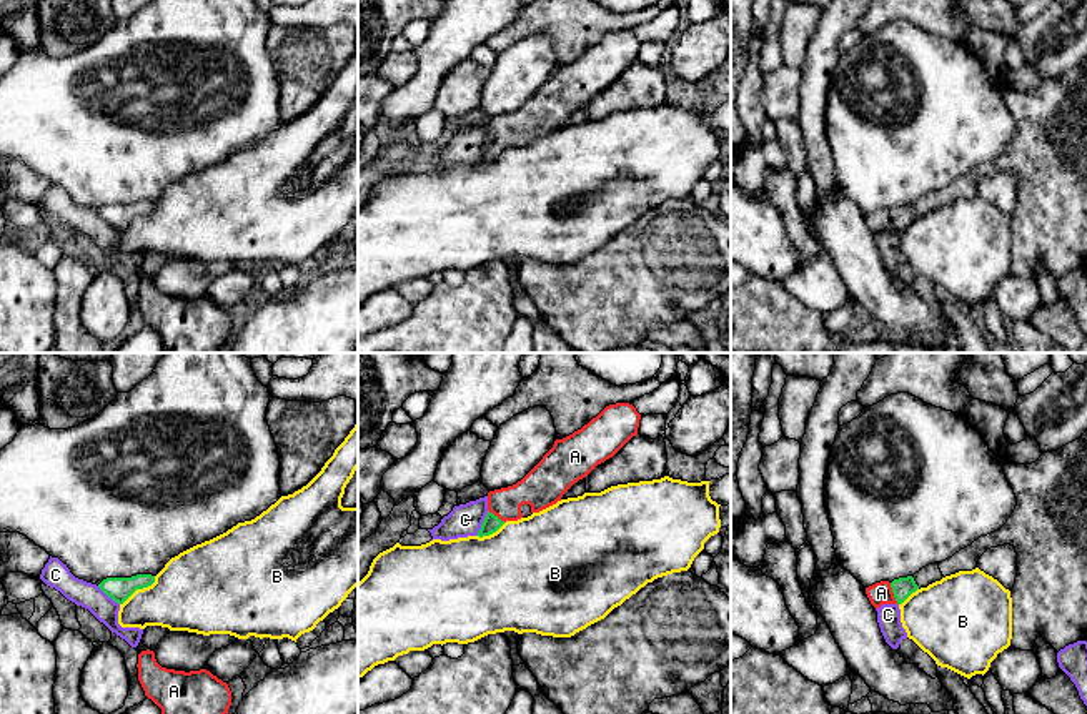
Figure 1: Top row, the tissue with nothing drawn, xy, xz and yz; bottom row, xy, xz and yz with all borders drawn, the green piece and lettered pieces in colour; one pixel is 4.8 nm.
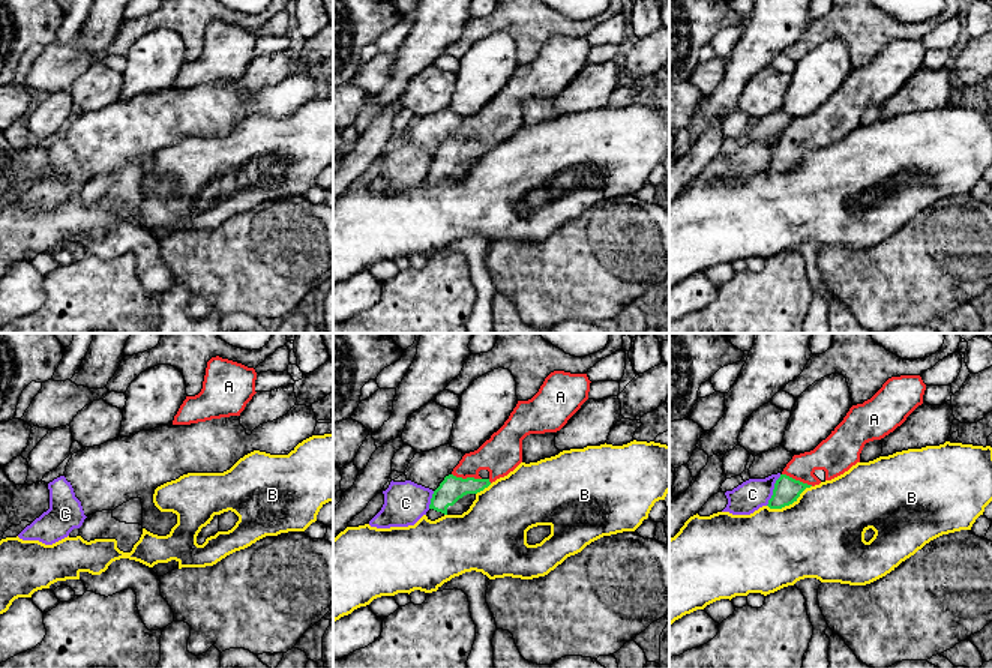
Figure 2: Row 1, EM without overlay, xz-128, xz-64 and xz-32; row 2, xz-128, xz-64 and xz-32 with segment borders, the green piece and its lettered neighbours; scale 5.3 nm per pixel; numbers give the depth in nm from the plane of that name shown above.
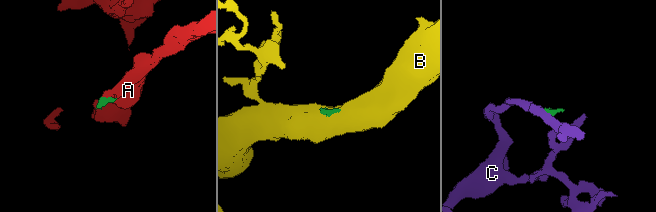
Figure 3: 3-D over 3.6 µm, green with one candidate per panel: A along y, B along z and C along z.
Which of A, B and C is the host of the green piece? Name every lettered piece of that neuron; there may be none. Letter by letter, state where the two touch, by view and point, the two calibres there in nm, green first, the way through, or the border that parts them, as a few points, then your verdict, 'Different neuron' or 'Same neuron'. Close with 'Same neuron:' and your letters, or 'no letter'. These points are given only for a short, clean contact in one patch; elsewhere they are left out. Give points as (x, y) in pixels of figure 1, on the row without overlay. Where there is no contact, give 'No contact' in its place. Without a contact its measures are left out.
A: Touches green at yz (894, 220). Thickness 100 nm (green) against 110 nm. Path across: yz (903, 215), (894, 220), (881, 220). Same neuron
B: Touches green at xy (138, 215). Thickness 110 nm (green) against 360 nm. Boundary: xy (155, 203), (150, 212), (137, 215), (120, 232). Different neuron
C: Touches green at xz (483, 150). Thickness 90 nm (green) against 160 nm. Boundary: xz (488, 138), (475, 162). Different neuron
Same neuron: A

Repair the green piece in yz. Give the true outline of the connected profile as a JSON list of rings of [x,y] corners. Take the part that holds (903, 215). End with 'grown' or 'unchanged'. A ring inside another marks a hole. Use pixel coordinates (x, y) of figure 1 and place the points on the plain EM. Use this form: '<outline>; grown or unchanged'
[[[1087,58],[1057,78],[1040,82],[1032,92],[1005,92],[1004,102],[1017,131],[1000,156],[914,203],[876,210],[866,215],[866,221],[876,236],[882,231],[902,231],[921,215],[959,198],[975,196],[987,176],[1010,171],[1017,180],[1017,205],[1010,216],[1010,273],[1032,278],[1035,266],[1042,263],[1059,280],[1069,271],[1087,268]]]; grown

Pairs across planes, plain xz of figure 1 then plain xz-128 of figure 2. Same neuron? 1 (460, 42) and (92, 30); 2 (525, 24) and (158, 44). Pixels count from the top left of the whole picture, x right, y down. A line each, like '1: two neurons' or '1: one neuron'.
1: one neuron
2: two neurons

